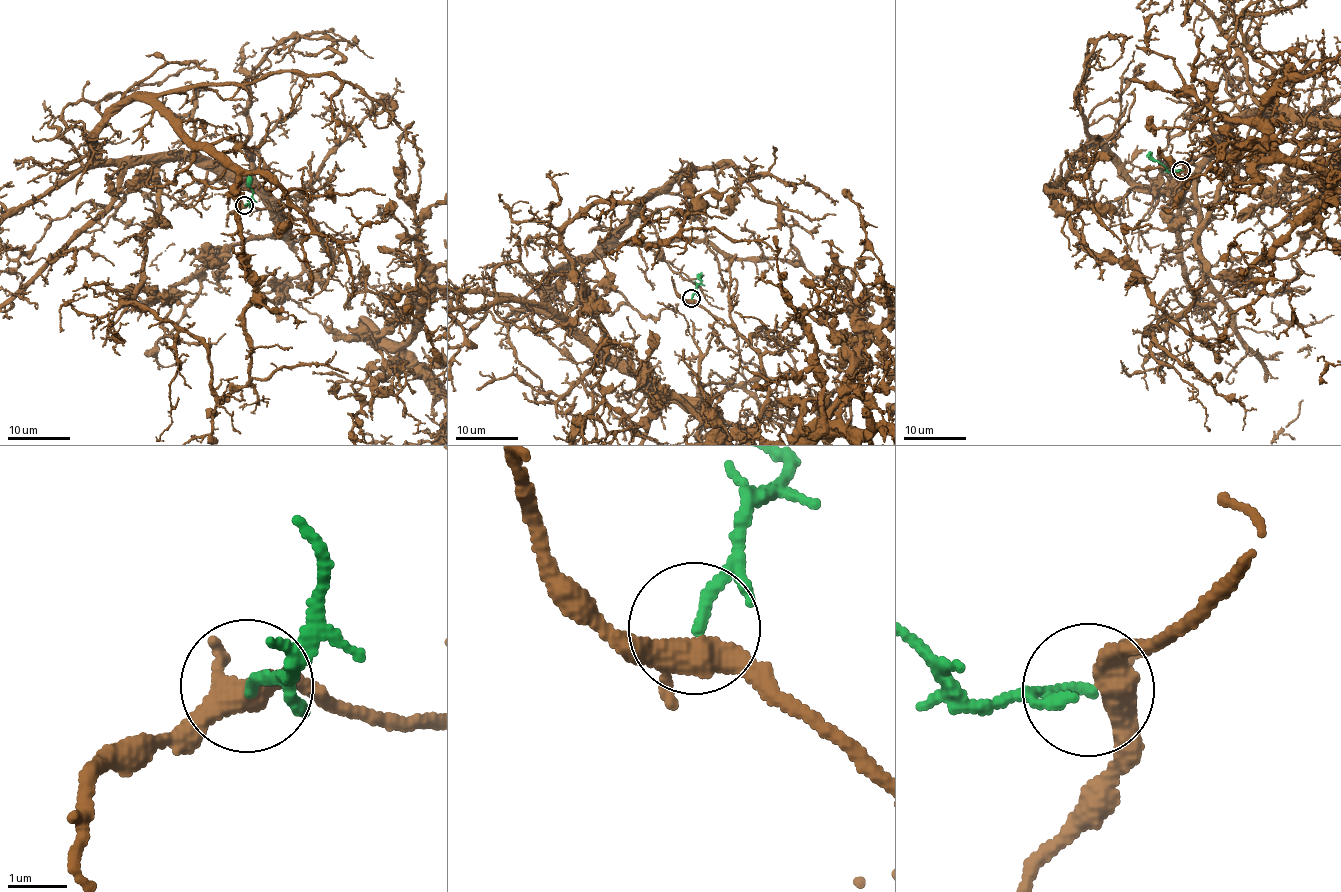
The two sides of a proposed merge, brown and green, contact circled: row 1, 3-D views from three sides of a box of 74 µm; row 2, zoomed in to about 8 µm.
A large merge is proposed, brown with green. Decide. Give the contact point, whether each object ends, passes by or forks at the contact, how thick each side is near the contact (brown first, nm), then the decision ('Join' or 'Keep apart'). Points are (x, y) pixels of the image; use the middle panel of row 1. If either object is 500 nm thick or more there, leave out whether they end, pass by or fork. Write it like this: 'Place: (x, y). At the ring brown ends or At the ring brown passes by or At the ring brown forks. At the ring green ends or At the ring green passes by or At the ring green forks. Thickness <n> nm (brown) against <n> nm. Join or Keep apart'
Place: (691, 298). At the ring brown forks. At the ring green ends. Thickness 360 nm (brown) against 180 nm. Keep apart

